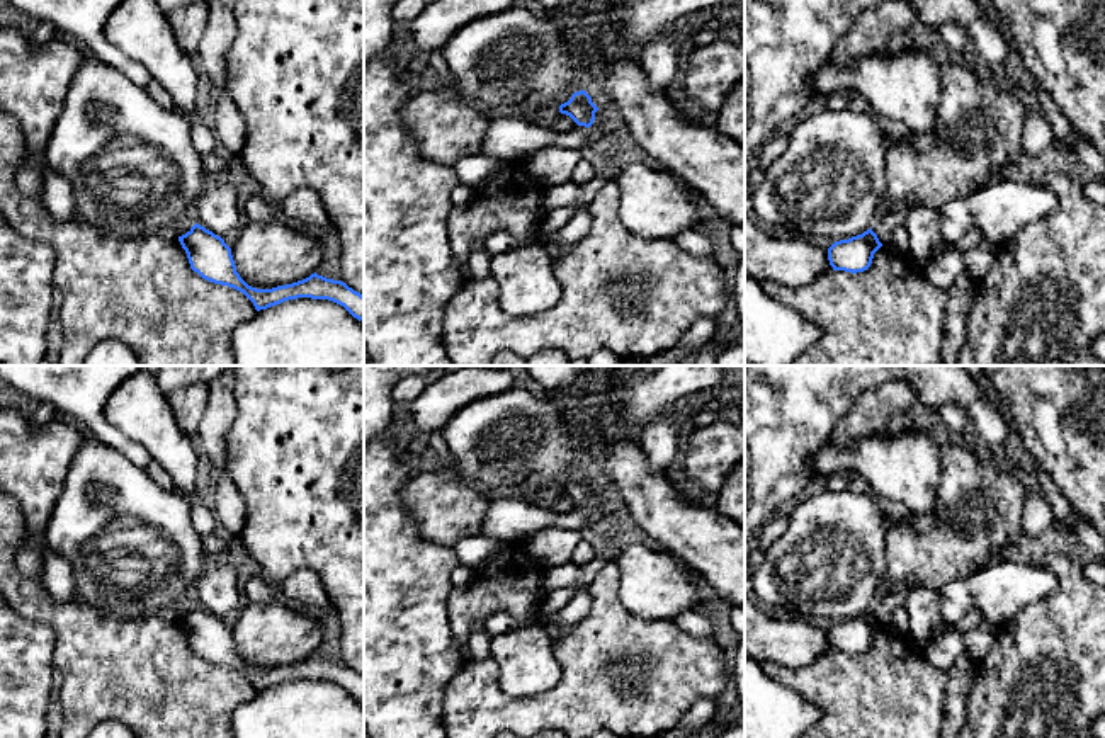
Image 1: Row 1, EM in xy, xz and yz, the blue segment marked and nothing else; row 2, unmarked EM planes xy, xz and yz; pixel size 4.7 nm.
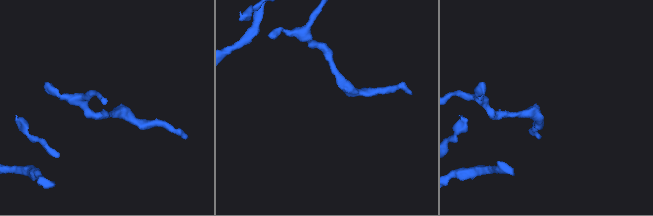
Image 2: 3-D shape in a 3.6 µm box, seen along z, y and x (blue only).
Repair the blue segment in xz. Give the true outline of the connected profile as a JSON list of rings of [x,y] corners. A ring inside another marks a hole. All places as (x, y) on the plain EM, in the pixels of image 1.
[[[575,473],[571,480],[559,486],[559,493],[570,497],[578,507],[590,508],[595,502],[598,488],[592,483],[592,478],[585,473]]]

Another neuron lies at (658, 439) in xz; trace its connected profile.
[[[663,413],[641,425],[638,442],[653,471],[665,471],[678,449],[678,432],[685,422],[682,413]]]

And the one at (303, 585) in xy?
[[[298,570],[280,583],[282,592],[304,607],[316,607],[328,612],[333,605],[320,576],[311,570]]]

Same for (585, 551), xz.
[[[581,541],[575,549],[571,561],[585,566],[597,556],[597,553],[598,553],[598,549],[592,542]]]

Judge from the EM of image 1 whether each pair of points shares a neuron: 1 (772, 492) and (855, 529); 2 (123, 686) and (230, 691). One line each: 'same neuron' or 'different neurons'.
1: different neurons
2: same neuron

